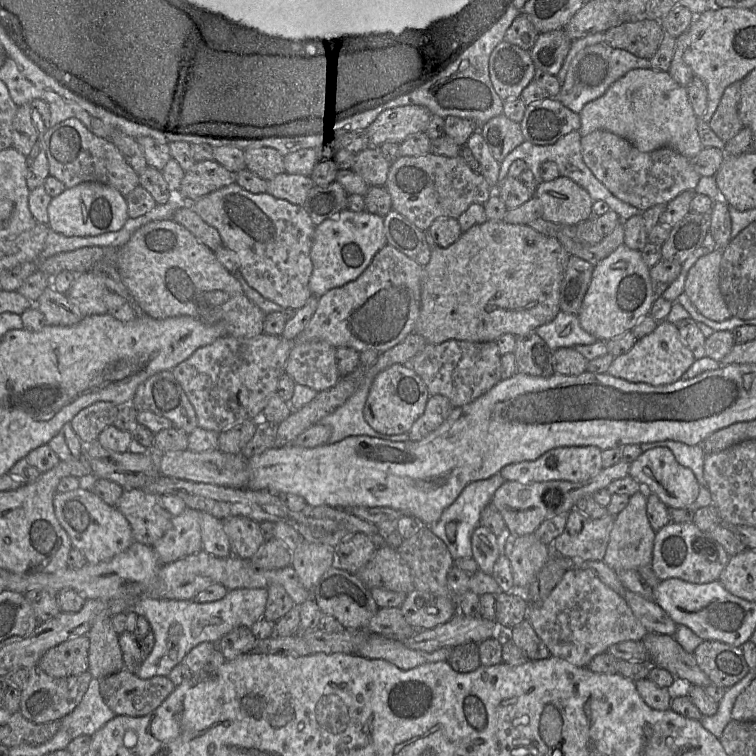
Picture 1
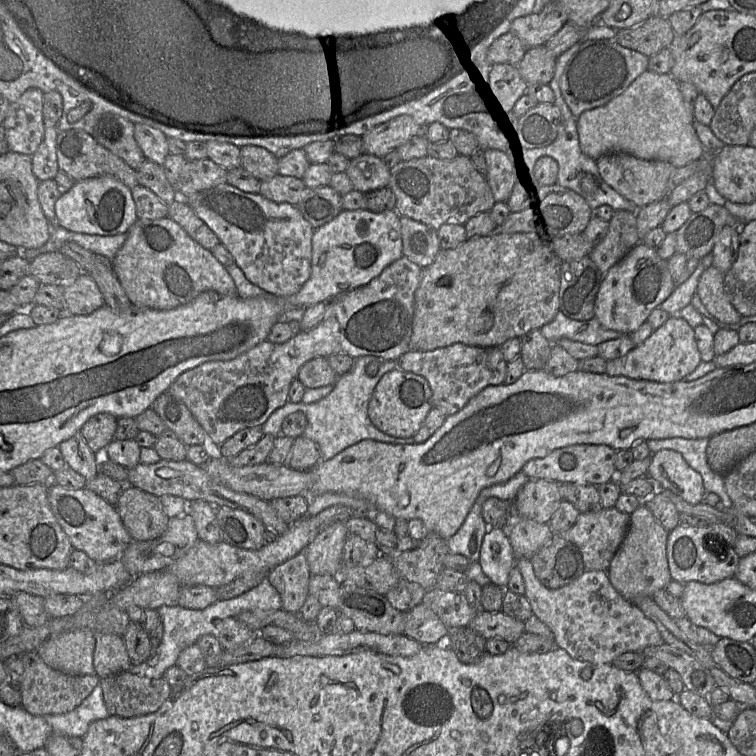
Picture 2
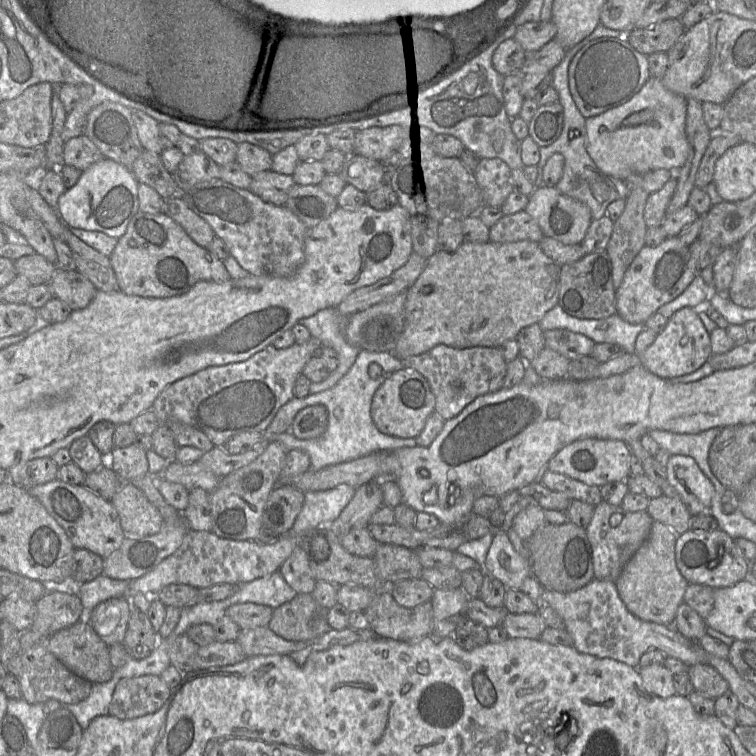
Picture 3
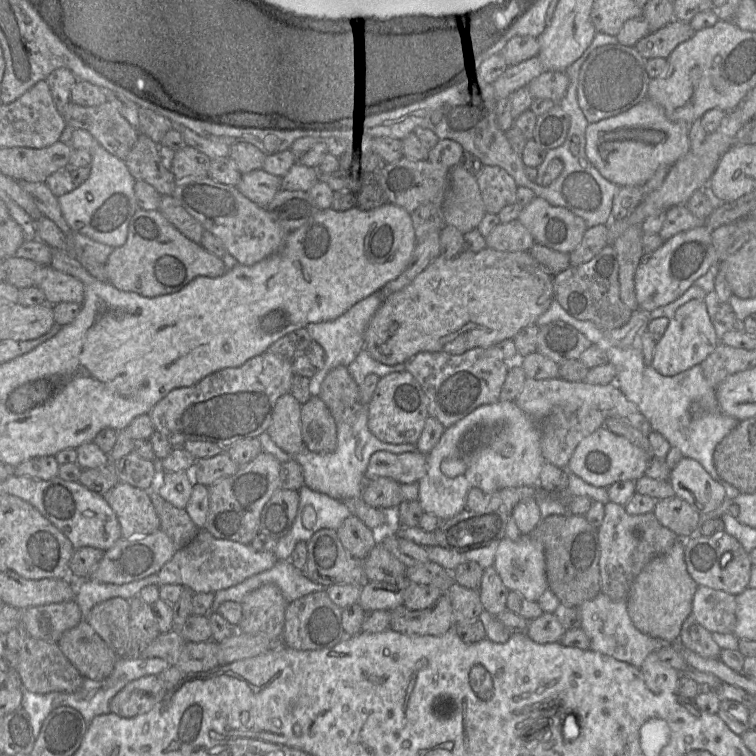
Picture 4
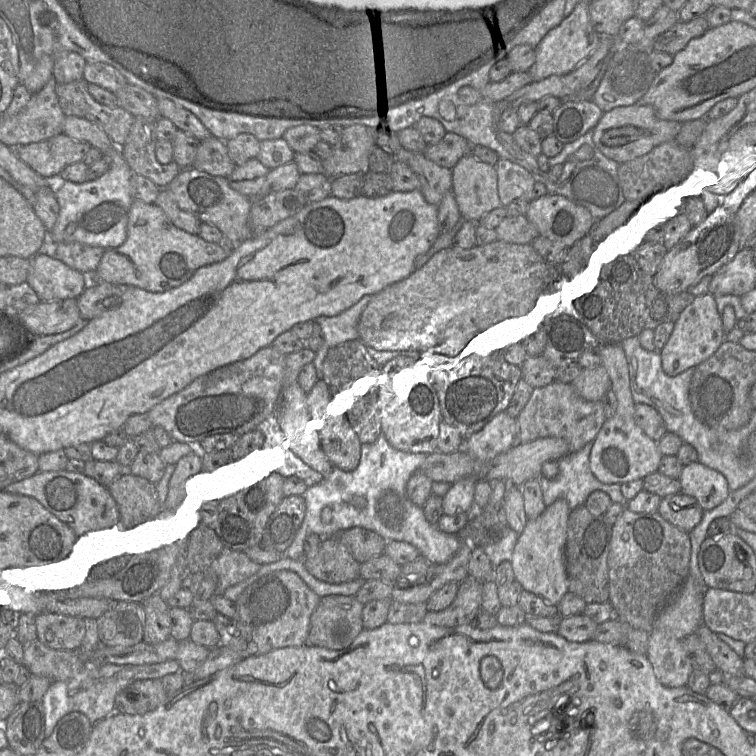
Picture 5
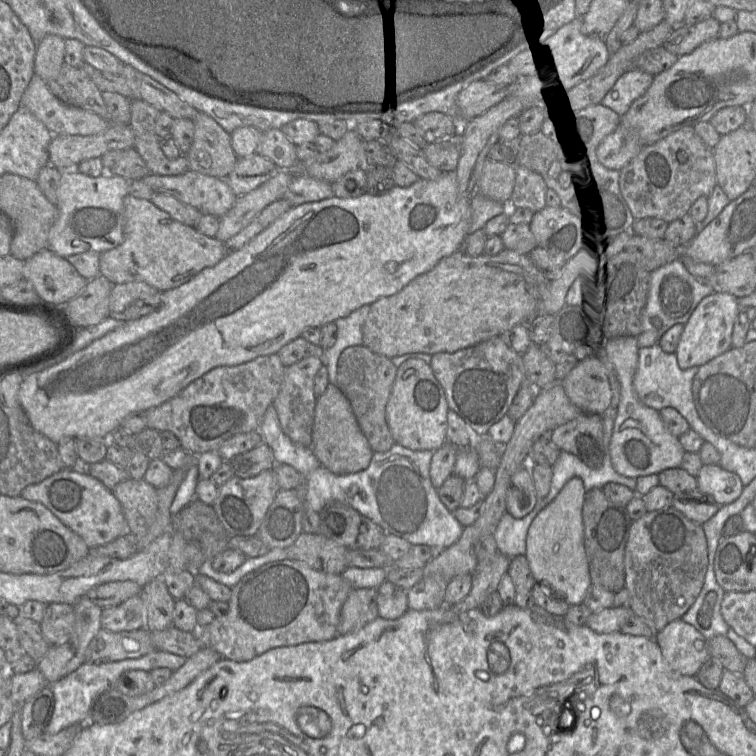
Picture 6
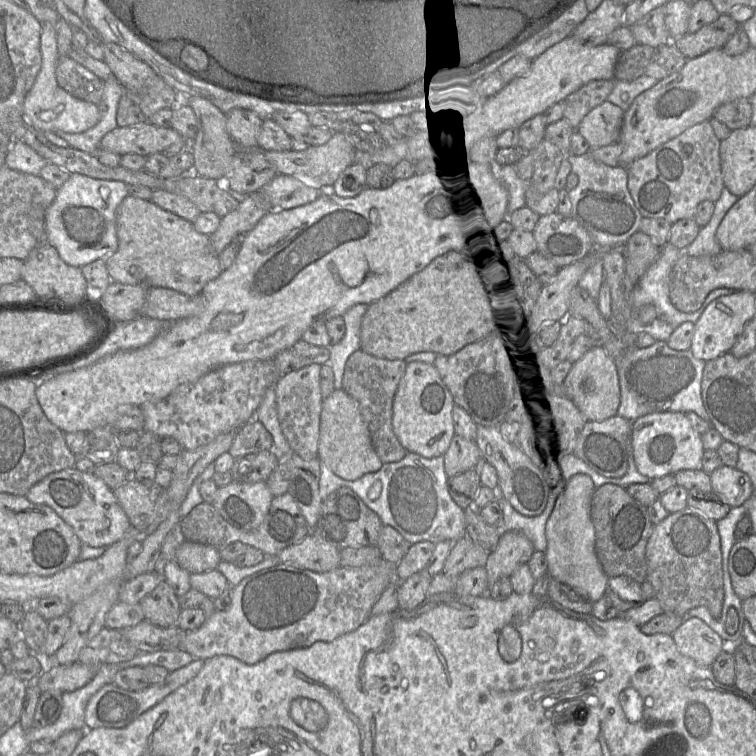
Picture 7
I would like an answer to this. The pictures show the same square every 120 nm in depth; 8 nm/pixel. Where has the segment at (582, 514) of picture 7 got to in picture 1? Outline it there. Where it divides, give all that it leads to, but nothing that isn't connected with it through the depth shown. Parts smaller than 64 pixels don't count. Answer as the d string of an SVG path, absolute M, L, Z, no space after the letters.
M480 524L472 534L471 546L472 557L476 560L479 570L492 574L494 564L503 551L503 538Z

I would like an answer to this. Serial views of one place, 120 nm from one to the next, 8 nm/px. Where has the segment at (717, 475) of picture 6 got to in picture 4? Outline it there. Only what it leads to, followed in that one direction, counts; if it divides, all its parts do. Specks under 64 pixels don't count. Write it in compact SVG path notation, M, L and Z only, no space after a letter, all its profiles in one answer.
M682 458L671 469L668 481L675 496L688 502L700 514L714 511L726 498L724 487L694 459Z

